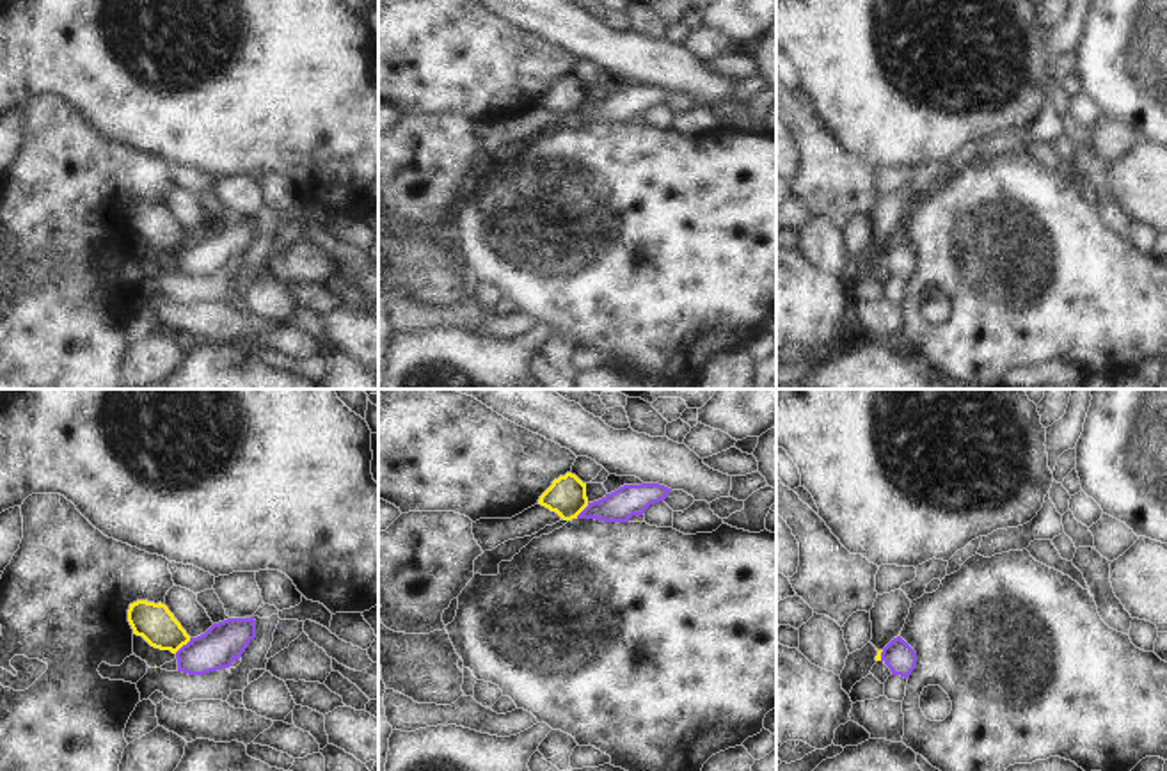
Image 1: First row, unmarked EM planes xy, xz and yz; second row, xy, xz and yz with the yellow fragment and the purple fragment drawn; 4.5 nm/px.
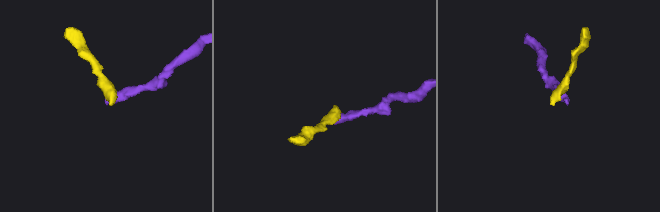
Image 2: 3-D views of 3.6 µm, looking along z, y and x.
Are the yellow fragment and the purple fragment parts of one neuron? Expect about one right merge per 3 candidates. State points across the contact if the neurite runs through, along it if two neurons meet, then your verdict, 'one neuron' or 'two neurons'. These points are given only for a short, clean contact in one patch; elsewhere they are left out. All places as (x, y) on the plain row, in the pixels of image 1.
border along xy (190, 240), (174, 254); two neurons

